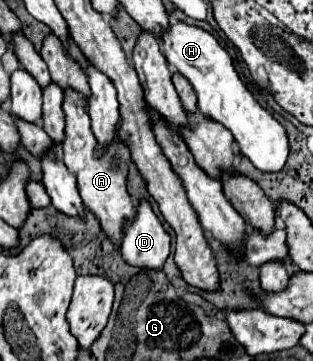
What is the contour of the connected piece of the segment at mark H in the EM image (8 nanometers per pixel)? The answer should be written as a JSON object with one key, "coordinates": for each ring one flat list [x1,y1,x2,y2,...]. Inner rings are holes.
{"coordinates":[[186,23,170,25,168,31,160,37,160,43,168,63,172,63,194,87,200,113,224,125,234,135,240,153,248,157,258,171,266,173,282,171,290,155,286,129,270,115,270,111,266,111,254,99,254,95,242,83,242,79,234,69,230,53,210,33]]}

